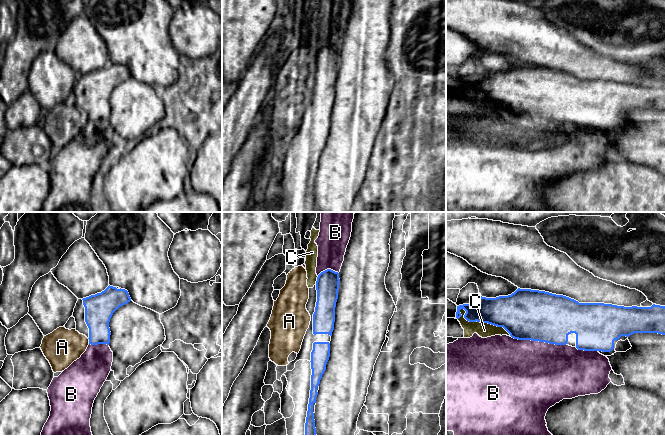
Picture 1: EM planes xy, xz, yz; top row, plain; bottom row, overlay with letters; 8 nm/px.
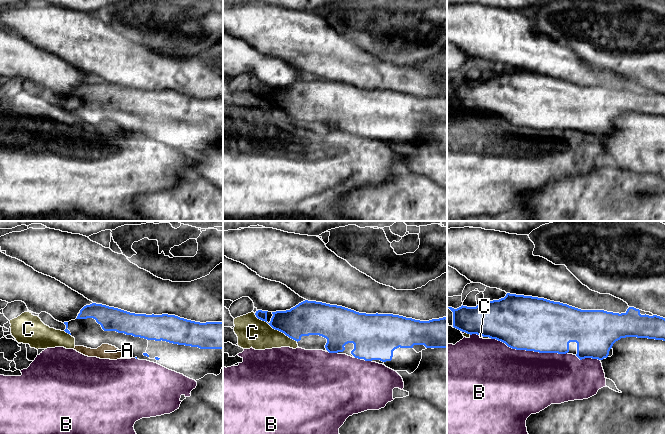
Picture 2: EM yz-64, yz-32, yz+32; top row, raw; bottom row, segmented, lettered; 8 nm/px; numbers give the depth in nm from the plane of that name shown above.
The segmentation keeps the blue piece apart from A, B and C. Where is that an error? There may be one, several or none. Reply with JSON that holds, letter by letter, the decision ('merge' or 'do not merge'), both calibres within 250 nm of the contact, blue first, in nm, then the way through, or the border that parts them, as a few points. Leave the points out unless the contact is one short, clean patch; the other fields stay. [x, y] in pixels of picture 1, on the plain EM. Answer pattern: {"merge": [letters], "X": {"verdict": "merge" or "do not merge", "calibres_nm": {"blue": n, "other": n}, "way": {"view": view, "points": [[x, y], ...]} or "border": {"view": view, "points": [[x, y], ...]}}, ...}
{"merge": [], "A": {"verdict": "do not merge", "calibres_nm": {"blue": 220, "other": 300}, "border": {"view": "xy", "points": [[87, 114], [89, 119]]}}, "B": {"verdict": "do not merge", "calibres_nm": {"blue": 400, "other": 480}}, "C": {"verdict": "do not merge", "calibres_nm": {"blue": 280, "other": 120}}}

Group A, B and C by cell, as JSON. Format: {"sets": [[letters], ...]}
{"sets": [["A", "C"], ["B"]]}

